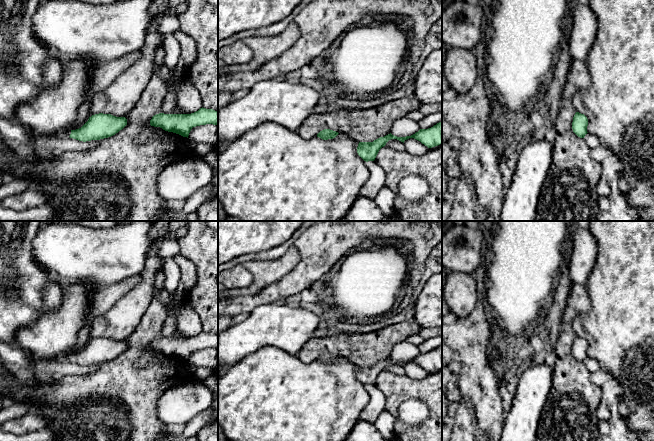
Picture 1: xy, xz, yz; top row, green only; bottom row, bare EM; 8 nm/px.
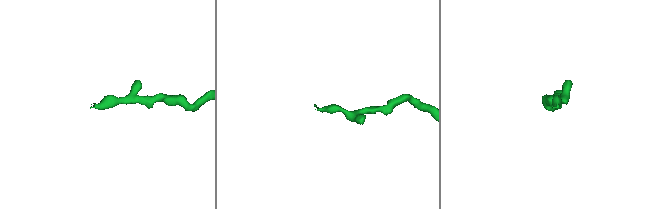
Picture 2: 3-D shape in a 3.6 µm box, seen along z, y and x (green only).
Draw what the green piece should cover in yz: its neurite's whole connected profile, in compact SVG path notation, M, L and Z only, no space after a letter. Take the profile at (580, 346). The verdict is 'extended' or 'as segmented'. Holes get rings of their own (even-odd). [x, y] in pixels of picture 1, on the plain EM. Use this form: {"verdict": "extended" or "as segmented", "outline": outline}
{"verdict": "as segmented", "outline": "M576 336L573 341L573 356L580 362L584 362L587 356L588 343L584 338Z"}

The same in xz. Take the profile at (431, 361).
{"verdict": "as segmented", "outline": "M442 345L431 352L420 353L411 360L397 361L390 357L384 361L374 364L373 366L359 366L357 377L366 386L374 385L379 374L384 371L389 364L397 363L404 367L404 365L409 362L414 362L420 365L428 372L440 369L442 367Z"}

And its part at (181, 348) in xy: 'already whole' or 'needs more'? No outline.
already whole

